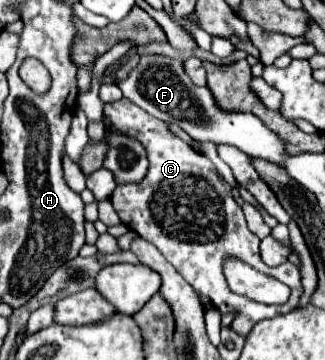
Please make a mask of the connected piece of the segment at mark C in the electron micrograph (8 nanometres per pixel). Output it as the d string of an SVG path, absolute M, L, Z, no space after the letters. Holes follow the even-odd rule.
M127 99L105 105L103 115L109 121L109 133L123 133L139 139L149 157L149 171L145 179L135 185L119 185L111 195L115 211L129 230L153 243L181 273L181 277L199 295L209 297L221 313L235 313L231 327L243 337L251 333L257 321L285 315L299 307L299 299L303 295L299 269L289 261L269 269L261 261L259 237L247 229L243 211L231 195L231 187L223 181L205 155L197 153L193 147L173 135L163 121L155 121L155 117L143 113L143 109L131 105ZM227 257L235 257L261 273L277 277L291 287L291 299L285 305L263 305L231 293L223 277L223 261L227 261Z

